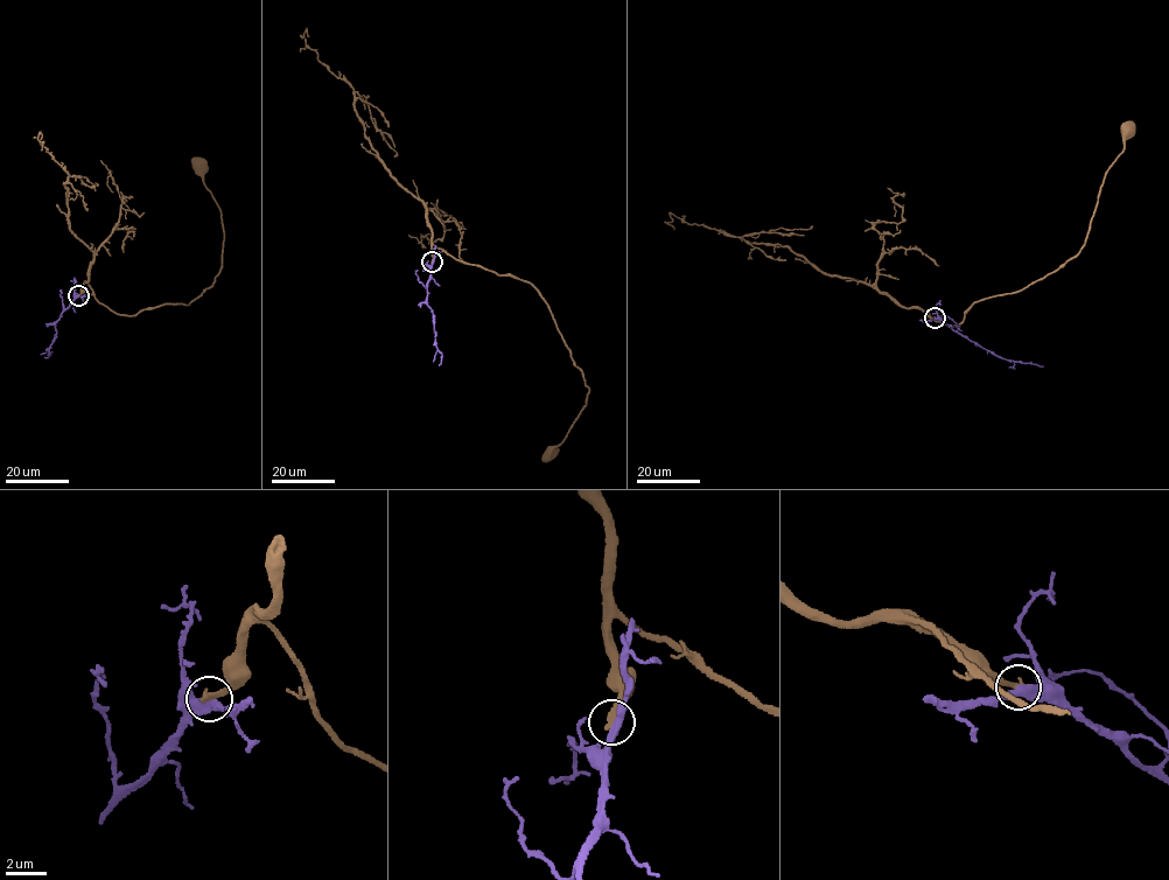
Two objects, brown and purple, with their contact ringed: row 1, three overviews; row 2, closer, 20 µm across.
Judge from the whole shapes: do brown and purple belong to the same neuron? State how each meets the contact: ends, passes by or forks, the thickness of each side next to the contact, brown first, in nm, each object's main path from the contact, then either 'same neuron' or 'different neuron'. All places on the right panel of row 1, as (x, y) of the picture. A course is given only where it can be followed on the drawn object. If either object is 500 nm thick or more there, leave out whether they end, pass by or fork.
brown ends; purple passes by; calibres 360 and 400 nm; course brown (935, 319), (918, 308), (950, 327), (975, 302), (1021, 291), (1075, 256), (1127, 130); course purple (935, 319), (1007, 360), (1043, 365); different neuron

